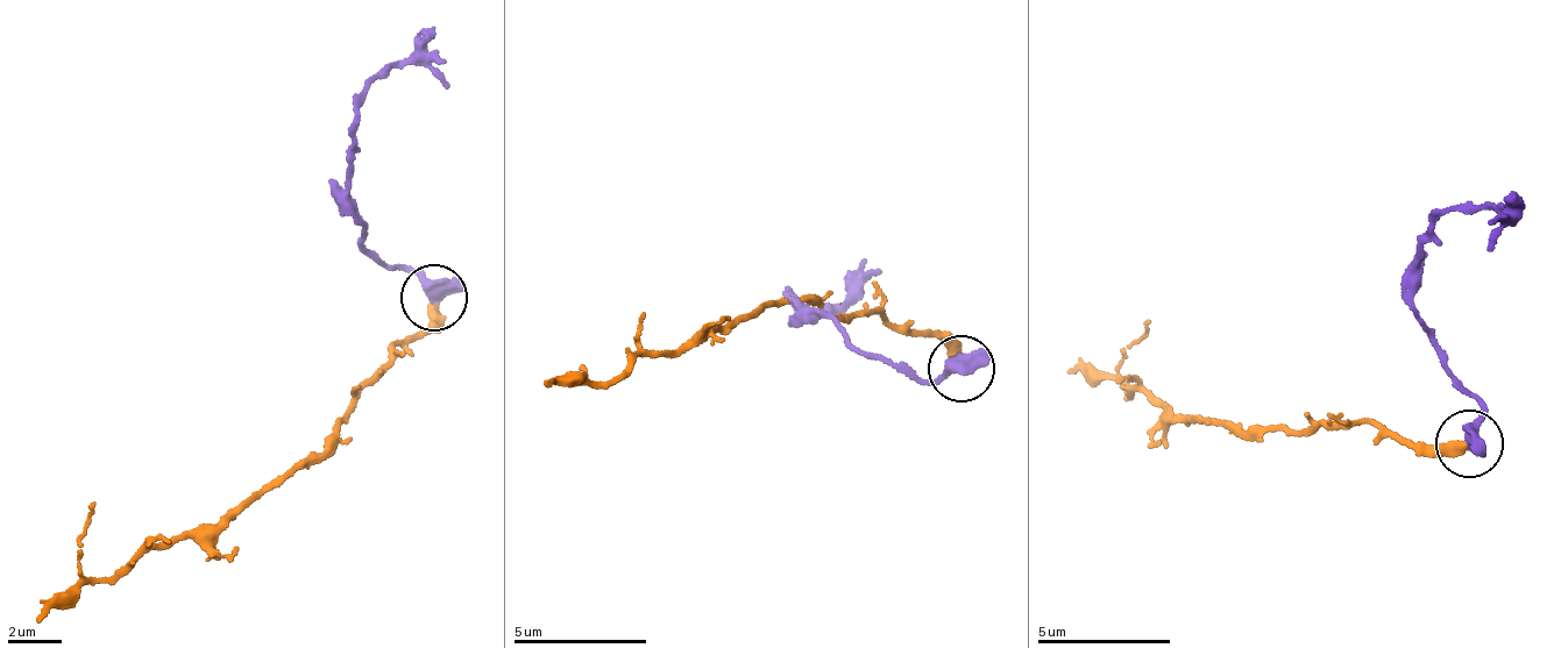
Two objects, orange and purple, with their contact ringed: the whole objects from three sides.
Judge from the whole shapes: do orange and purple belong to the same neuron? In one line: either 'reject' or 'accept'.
reject

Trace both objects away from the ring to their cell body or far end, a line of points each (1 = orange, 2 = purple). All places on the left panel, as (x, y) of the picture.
1: (431, 301), (427, 328), (354, 386), (303, 467), (218, 524), (89, 579), (80, 555), (96, 500)
2: (431, 296), (404, 268), (366, 248), (353, 159), (375, 75), (405, 62), (446, 92)

